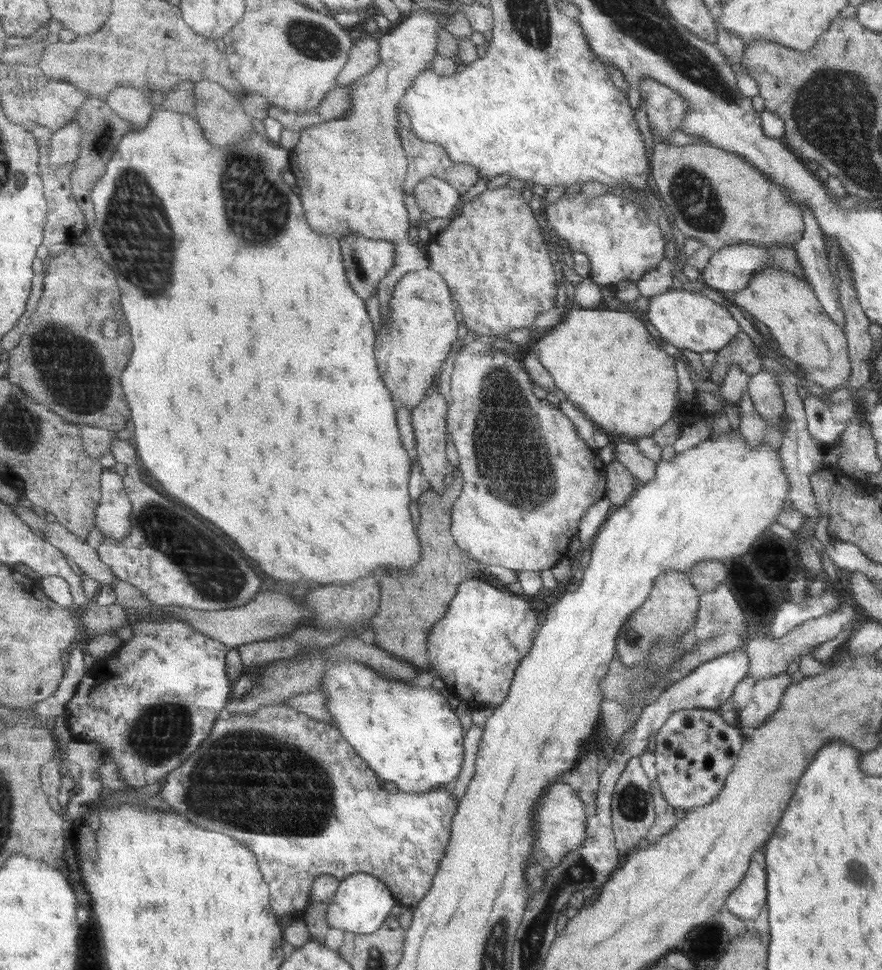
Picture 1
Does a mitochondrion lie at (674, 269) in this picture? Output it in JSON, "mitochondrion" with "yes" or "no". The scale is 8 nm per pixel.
{"mitochondrion":"no"}

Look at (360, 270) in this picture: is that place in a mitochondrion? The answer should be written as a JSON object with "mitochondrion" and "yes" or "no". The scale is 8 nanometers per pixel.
{"mitochondrion":"yes"}

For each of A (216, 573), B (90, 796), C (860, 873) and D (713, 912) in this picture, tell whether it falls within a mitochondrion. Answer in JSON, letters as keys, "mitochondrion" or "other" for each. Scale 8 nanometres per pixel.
{"A":"mitochondrion","B":"other","C":"mitochondrion","D":"other"}

